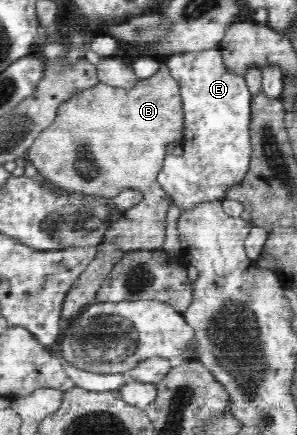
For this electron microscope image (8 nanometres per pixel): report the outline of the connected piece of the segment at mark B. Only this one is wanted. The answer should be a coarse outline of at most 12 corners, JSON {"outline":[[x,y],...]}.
{"outline":[[161,61],[134,88],[98,82],[60,104],[26,155],[51,182],[143,200],[104,234],[162,249],[158,183],[182,141]]}

